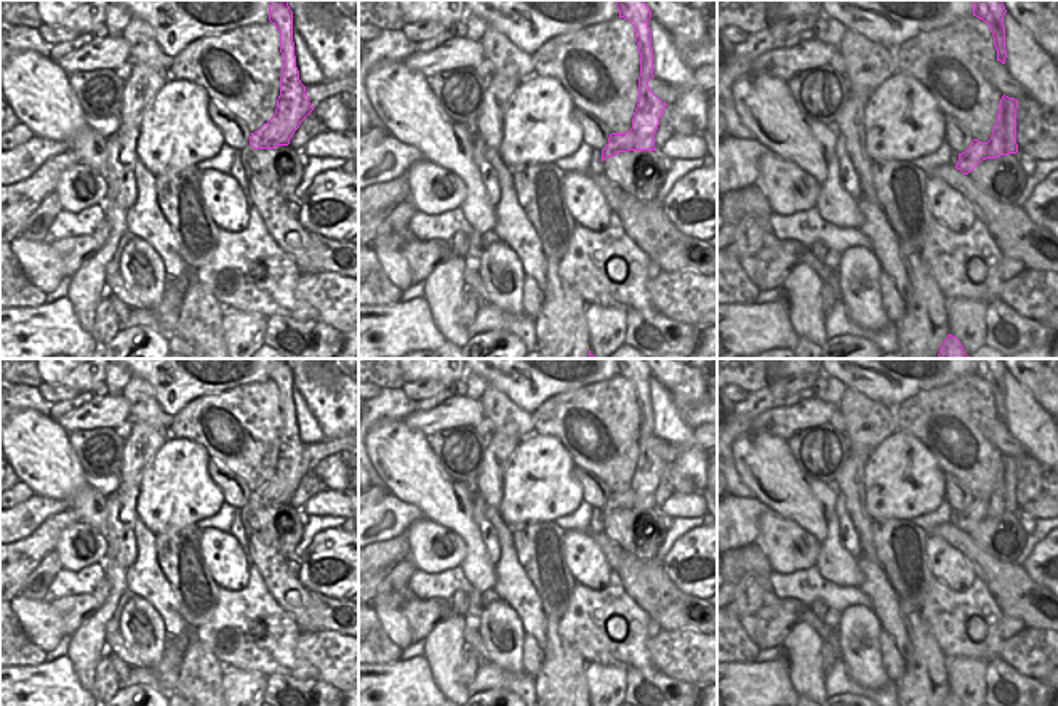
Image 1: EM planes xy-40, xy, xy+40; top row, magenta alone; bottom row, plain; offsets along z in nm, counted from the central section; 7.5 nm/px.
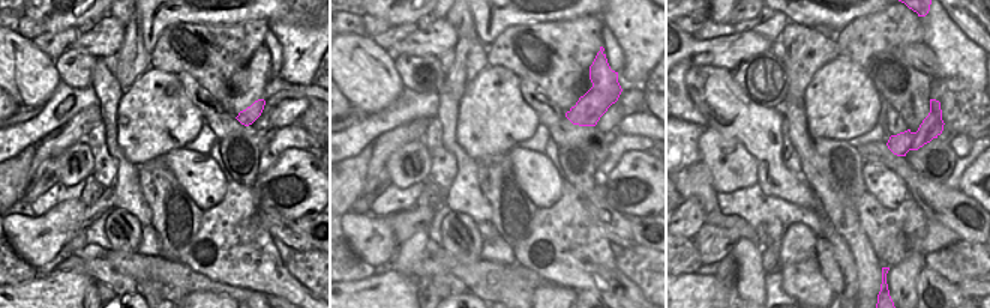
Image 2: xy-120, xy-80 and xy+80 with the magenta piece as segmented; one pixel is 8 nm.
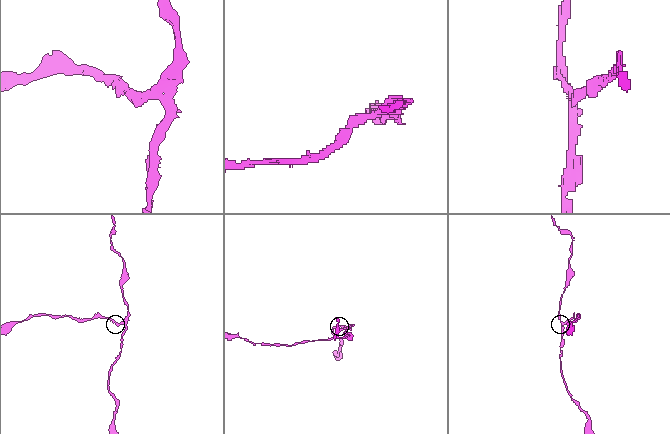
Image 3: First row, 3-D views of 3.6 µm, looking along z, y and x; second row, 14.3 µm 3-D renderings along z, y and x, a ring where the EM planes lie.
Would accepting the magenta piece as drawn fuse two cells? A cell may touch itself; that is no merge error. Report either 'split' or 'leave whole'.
split

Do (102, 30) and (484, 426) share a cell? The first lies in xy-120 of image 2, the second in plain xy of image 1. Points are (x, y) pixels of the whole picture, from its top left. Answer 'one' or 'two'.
two

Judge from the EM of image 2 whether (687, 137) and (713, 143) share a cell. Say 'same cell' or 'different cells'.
different cells

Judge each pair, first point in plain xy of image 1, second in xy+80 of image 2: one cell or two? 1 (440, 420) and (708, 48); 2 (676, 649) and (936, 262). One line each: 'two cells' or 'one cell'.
1: one cell
2: one cell

